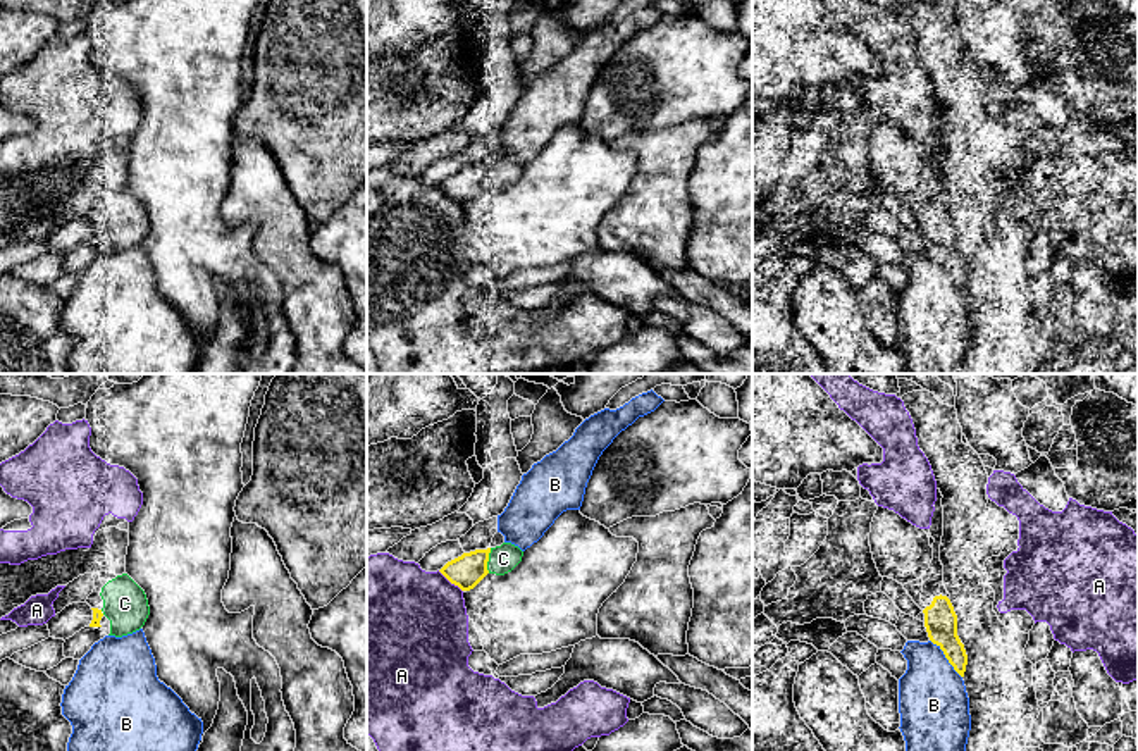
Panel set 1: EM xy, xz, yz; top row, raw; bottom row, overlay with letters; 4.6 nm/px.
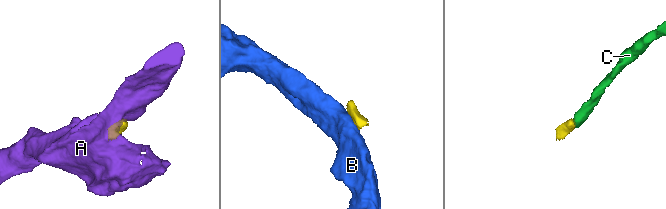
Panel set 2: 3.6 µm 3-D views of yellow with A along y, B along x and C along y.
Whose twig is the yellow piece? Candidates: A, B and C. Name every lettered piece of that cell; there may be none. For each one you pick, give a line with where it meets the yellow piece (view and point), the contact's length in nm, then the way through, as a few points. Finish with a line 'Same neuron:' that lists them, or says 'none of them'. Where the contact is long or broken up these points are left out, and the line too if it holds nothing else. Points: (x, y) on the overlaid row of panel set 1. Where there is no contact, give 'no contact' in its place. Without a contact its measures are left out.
C: xz (488, 560) | 120 nm
Same neuron: C

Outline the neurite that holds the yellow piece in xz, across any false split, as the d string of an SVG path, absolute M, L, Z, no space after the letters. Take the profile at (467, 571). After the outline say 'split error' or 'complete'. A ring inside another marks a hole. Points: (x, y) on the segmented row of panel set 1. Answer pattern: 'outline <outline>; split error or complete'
outline M503 543L496 548L475 549L448 562L439 572L461 591L473 589L487 574L504 575L522 562L523 551Z; split error

